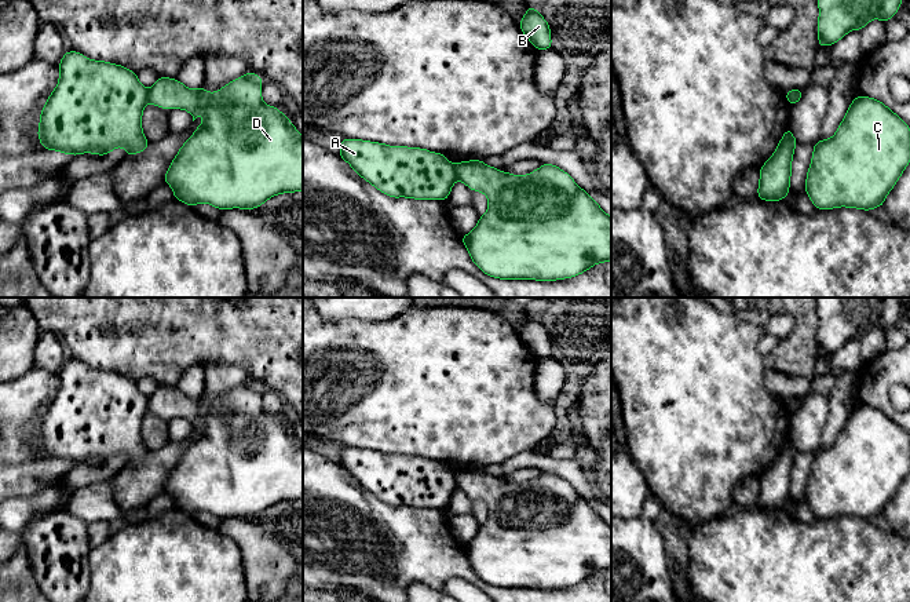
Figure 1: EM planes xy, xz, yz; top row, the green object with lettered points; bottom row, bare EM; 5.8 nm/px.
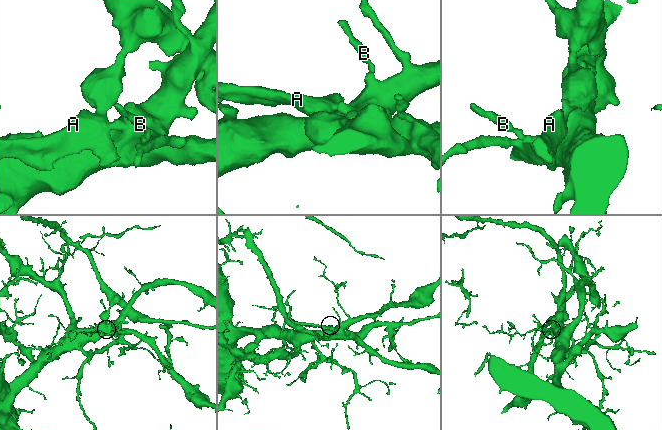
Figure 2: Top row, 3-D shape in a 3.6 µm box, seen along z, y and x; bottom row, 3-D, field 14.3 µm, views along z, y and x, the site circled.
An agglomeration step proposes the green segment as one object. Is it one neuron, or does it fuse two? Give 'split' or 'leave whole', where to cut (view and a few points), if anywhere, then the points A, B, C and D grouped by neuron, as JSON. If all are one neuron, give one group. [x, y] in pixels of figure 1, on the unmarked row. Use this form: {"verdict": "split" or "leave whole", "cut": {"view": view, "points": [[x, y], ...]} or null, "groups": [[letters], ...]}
{"verdict": "split", "cut": {"view": "xz", "points": [[454, 474], [457, 488]]}, "groups": [["A"], ["B", "C", "D"]]}

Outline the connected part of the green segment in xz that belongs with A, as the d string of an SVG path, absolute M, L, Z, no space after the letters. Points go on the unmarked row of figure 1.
M341 448L339 464L381 501L445 510L457 489L456 474L427 457Z

